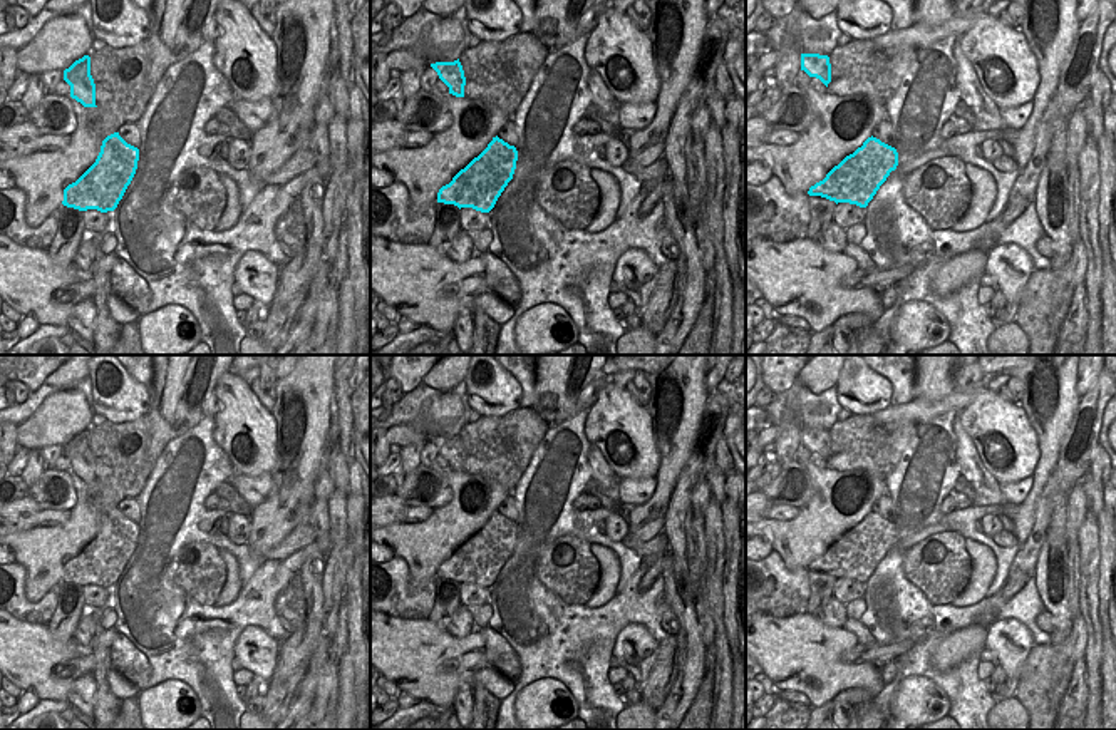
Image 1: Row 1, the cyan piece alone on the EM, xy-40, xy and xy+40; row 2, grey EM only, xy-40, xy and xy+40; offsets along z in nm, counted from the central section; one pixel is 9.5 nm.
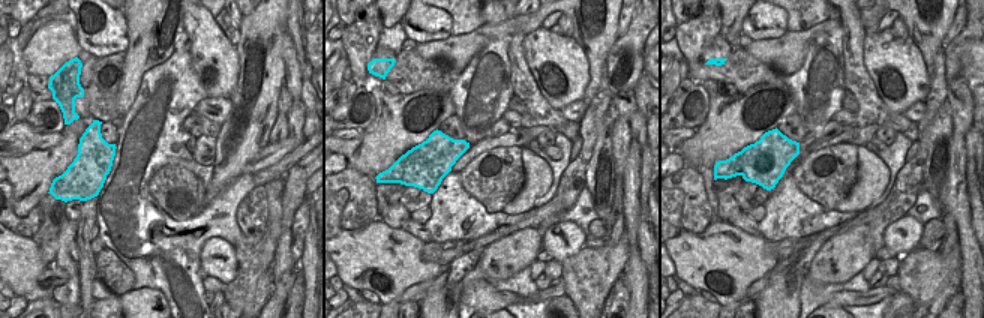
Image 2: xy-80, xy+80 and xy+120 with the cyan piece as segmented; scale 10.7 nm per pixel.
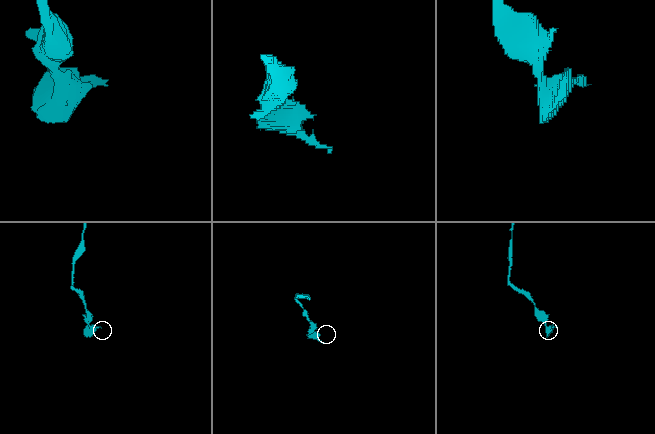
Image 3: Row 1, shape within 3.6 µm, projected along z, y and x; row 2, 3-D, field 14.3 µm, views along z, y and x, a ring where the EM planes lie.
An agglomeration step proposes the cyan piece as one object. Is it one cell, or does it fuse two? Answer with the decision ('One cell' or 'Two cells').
Two cells

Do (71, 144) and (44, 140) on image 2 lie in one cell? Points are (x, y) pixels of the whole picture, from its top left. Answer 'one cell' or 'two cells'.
two cells

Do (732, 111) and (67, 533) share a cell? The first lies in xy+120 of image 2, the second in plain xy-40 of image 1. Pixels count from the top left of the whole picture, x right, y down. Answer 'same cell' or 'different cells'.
same cell

